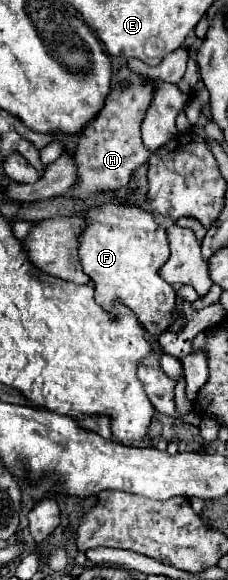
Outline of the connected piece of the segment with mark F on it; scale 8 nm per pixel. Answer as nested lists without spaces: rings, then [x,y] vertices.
[[[112,194],[106,196],[106,204],[102,208],[94,208],[86,214],[86,224],[88,226],[82,232],[82,242],[80,242],[80,262],[84,272],[94,282],[96,302],[102,304],[110,314],[114,314],[114,304],[118,302],[134,312],[142,328],[146,328],[152,338],[164,334],[174,324],[174,306],[176,306],[176,288],[158,276],[158,270],[168,260],[168,250],[170,250],[166,230],[160,224],[156,224],[152,212],[136,206],[120,204]]]

